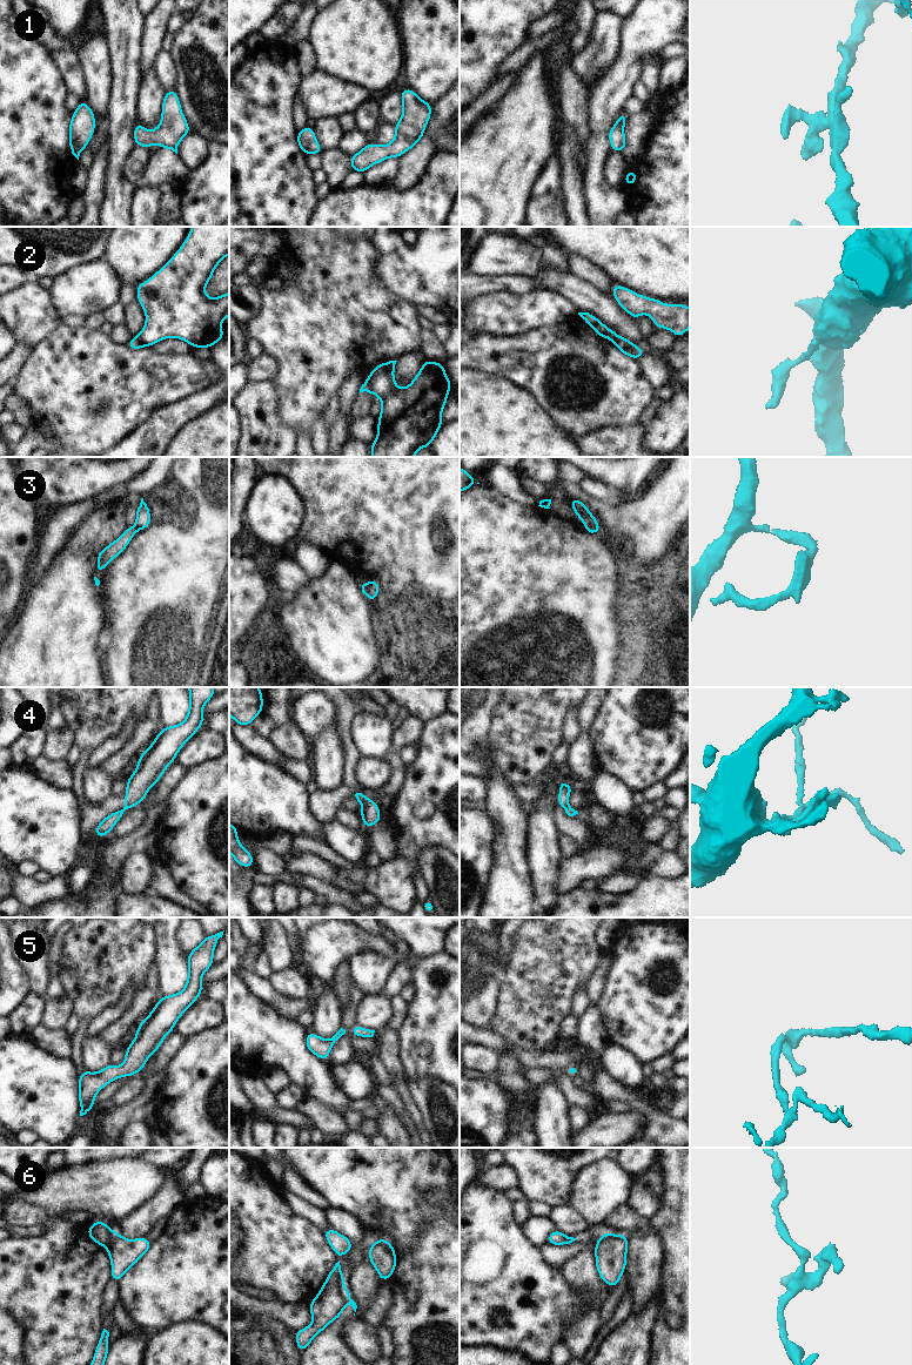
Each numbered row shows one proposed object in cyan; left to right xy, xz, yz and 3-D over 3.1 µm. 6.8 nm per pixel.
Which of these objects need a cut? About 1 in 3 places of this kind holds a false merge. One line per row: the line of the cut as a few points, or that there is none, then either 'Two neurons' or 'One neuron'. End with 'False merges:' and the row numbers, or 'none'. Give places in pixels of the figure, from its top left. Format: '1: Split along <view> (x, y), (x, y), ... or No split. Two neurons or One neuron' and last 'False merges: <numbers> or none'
1: No split. One neuron
2: Split along xz (367, 381), (373, 391). Two neurons
3: Split along xy (135, 524), (139, 529). Two neurons
4: Split along xy (125, 806), (129, 807). Two neurons
5: No split. One neuron
6: Split along xy (116, 1232), (106, 1246). Two neurons
False merges: 2, 3, 4, 6

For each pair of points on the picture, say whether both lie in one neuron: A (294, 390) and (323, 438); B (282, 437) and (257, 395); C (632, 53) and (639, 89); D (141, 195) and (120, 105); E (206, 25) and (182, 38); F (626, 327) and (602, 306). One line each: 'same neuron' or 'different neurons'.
A: different neurons
B: same neuron
C: different neurons
D: different neurons
E: same neuron
F: same neuron

